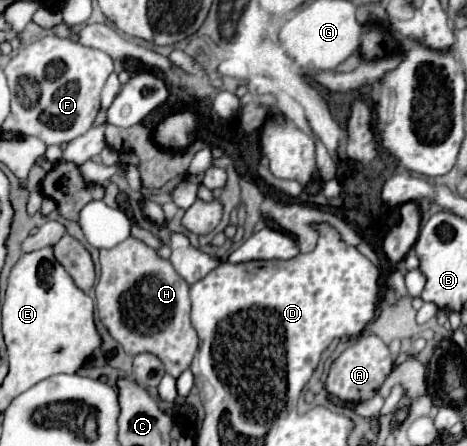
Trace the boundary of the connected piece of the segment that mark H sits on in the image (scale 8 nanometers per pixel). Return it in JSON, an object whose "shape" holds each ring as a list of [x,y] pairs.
{"shape":[[[132,237],[112,249],[102,249],[100,267],[102,275],[96,285],[96,307],[102,325],[128,355],[134,357],[142,351],[158,355],[166,371],[178,377],[190,367],[198,349],[198,337],[190,323],[188,283],[174,271],[170,261],[160,259],[152,247]]]}

